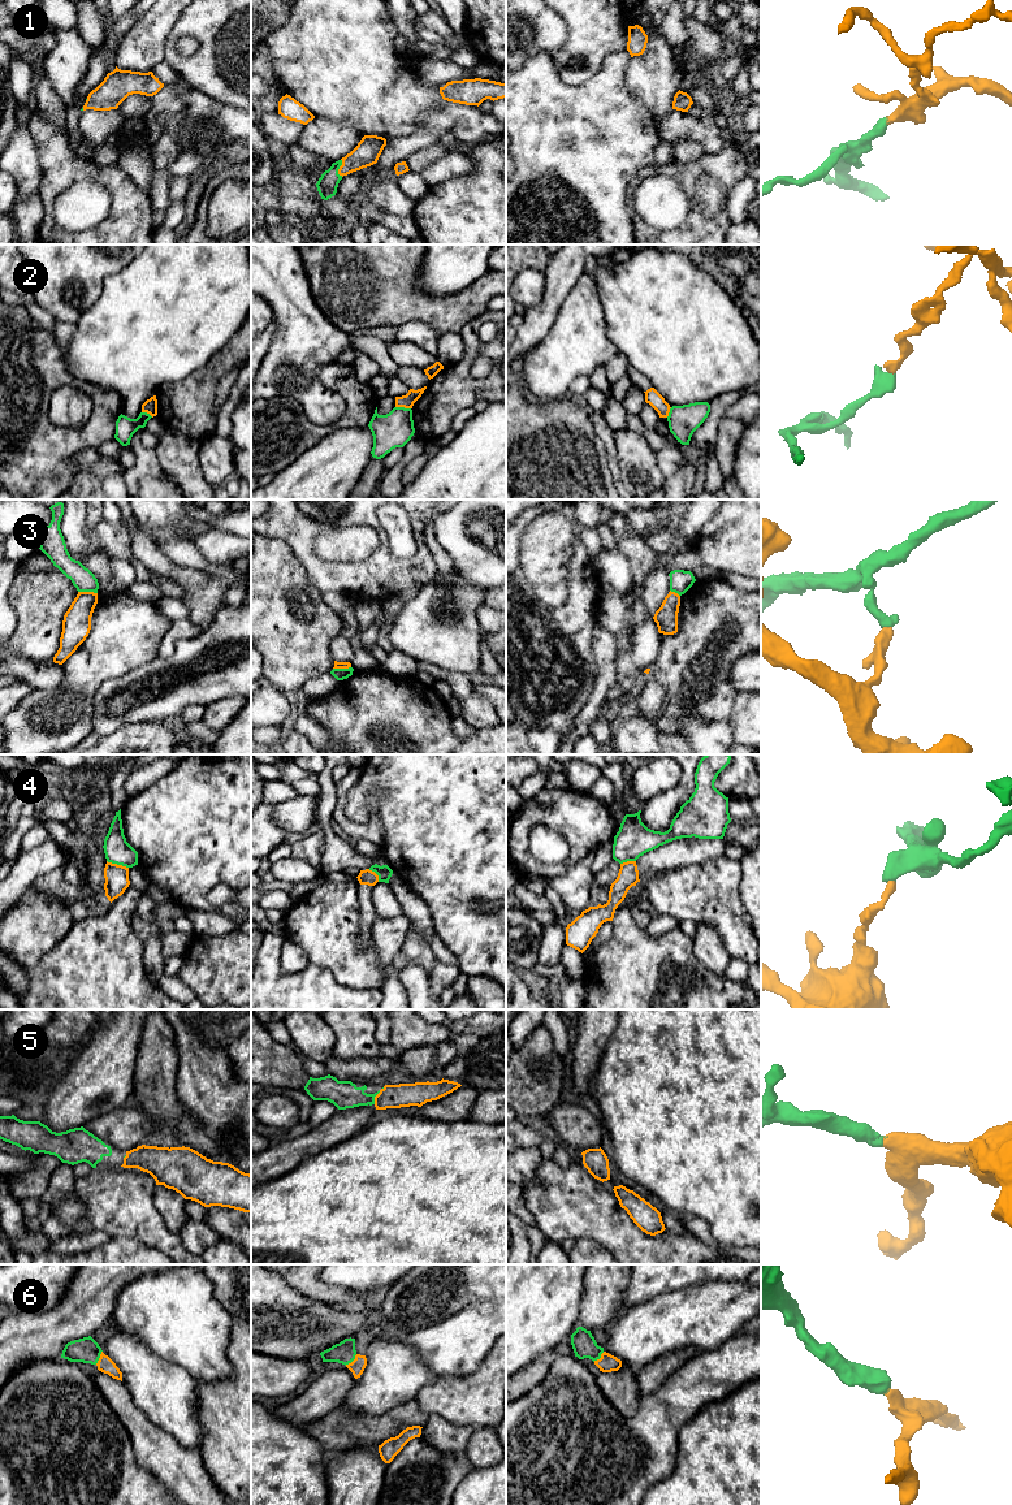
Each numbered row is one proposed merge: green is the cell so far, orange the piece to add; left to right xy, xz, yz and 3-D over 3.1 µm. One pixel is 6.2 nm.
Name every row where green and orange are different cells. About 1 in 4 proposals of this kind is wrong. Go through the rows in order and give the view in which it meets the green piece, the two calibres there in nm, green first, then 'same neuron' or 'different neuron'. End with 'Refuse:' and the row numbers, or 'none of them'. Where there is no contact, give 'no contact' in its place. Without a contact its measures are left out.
1: meets green in xz; 130 nm thick on the green side, 160 nm on the other; same neuron
2: meets green in xz; 220 nm thick on the green side, 90 nm on the other; different neuron
3: meets green in xy; 140 nm thick on the green side, 180 nm on the other; different neuron
4: meets green in xy; 160 nm thick on the green side, 140 nm on the other; different neuron
5: meets green in xz; 180 nm thick on the green side, 140 nm on the other; same neuron
6: meets green in xz; 130 nm thick on the green side, 90 nm on the other; same neuron
Refuse: 2, 3, 4

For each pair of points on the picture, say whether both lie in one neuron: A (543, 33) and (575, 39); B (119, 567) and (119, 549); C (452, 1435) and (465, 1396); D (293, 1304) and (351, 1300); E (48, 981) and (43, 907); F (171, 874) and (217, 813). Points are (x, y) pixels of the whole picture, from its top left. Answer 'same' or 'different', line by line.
A: different
B: different
C: different
D: different
E: different
F: same

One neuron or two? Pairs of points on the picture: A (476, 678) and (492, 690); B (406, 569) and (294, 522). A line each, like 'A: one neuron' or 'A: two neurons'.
A: one neuron
B: one neuron

